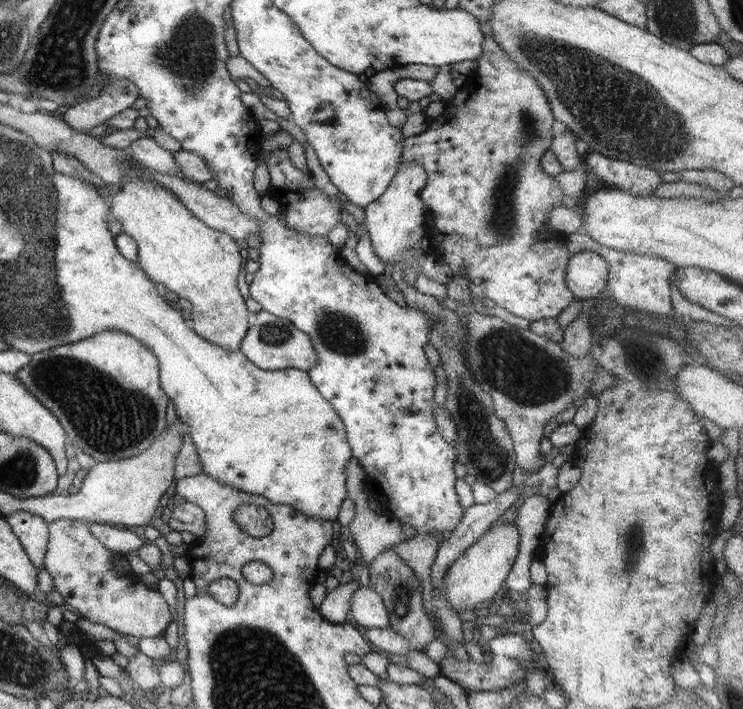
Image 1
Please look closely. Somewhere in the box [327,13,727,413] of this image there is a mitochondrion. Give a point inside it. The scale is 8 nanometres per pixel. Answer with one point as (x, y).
(589, 81)

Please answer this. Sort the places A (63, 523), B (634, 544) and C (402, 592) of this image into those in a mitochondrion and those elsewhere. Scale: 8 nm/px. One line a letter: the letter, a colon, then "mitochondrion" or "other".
A: other
B: mitochondrion
C: mitochondrion

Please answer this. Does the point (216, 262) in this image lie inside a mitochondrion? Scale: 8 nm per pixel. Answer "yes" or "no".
no

